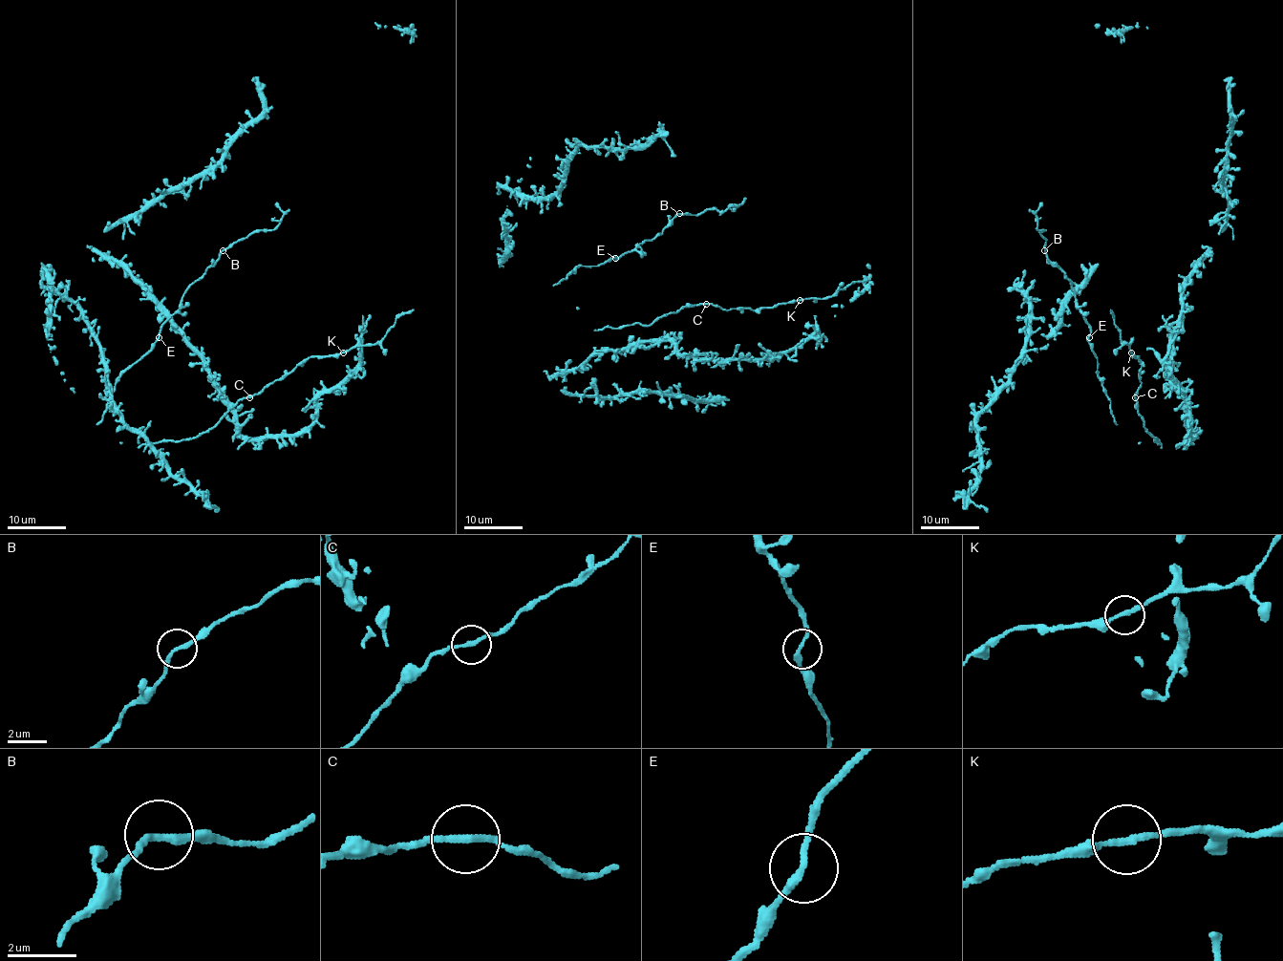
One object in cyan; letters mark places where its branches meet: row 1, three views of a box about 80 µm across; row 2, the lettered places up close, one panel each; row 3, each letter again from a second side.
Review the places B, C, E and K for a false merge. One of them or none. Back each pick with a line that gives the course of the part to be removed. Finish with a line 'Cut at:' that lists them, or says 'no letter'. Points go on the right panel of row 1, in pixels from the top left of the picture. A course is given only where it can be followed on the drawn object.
Cut at: no letter

